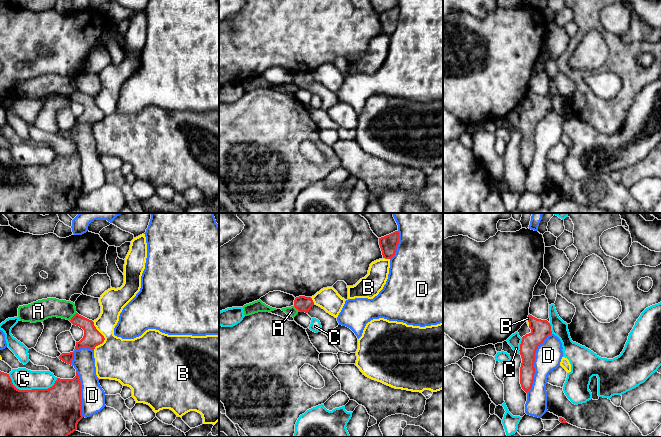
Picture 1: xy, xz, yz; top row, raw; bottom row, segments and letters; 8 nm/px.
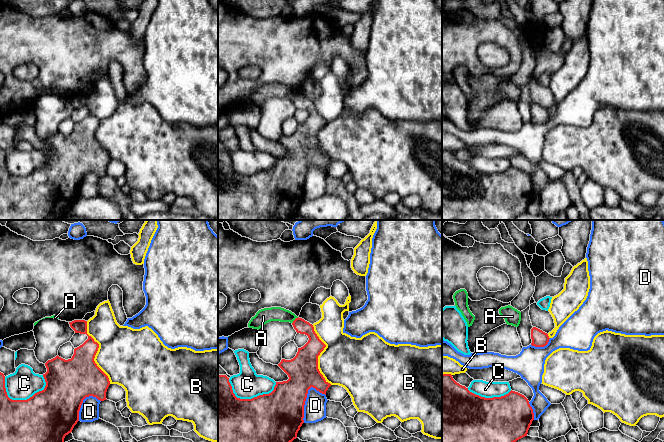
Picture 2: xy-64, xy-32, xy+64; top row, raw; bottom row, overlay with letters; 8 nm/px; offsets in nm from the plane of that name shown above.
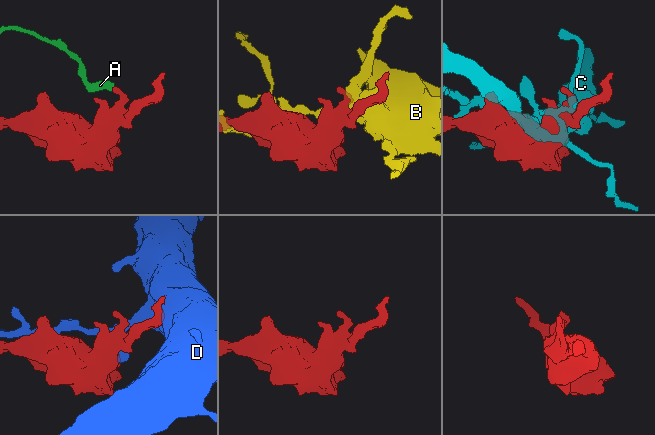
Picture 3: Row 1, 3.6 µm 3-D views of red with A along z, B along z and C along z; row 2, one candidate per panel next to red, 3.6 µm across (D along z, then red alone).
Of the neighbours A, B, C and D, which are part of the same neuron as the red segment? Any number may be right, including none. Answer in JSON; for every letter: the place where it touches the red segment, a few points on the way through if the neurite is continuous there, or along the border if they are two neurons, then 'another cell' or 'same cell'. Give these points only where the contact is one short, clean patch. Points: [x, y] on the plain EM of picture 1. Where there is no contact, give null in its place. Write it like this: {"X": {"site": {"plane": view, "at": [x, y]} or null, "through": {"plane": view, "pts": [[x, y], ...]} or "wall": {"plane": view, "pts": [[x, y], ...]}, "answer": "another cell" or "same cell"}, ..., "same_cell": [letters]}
{"A": {"site": {"plane": "xy", "at": [73, 92]}, "wall": {"plane": "xy", "pts": [[76, 88], [69, 96]]}, "answer": "another cell"}, "B": {"site": {"plane": "xy", "at": [103, 112]}, "answer": "another cell"}, "C": {"site": {"plane": "xy", "at": [32, 165]}, "answer": "another cell"}, "D": {"site": {"plane": "yz", "at": [533, 139]}, "answer": "another cell"}, "same_cell": []}

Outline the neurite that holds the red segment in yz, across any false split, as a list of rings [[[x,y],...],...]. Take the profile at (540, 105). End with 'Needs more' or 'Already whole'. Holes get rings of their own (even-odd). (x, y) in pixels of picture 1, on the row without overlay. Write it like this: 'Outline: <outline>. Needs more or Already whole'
Outline: [[[530,90],[527,94],[531,108],[522,113],[519,126],[522,134],[520,160],[526,169],[532,164],[534,157],[536,126],[552,110],[551,101],[547,96],[537,95]]]. Already whole

